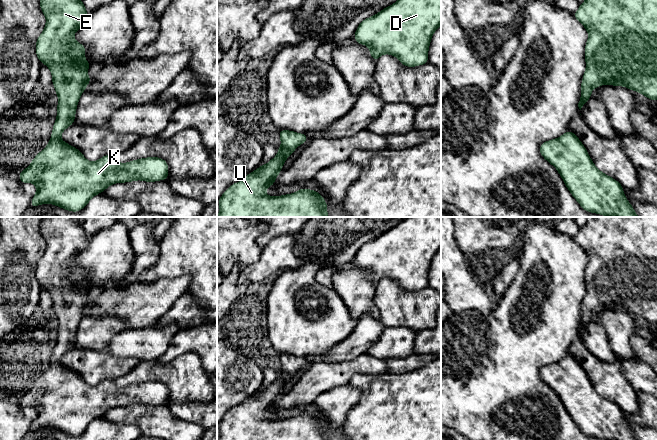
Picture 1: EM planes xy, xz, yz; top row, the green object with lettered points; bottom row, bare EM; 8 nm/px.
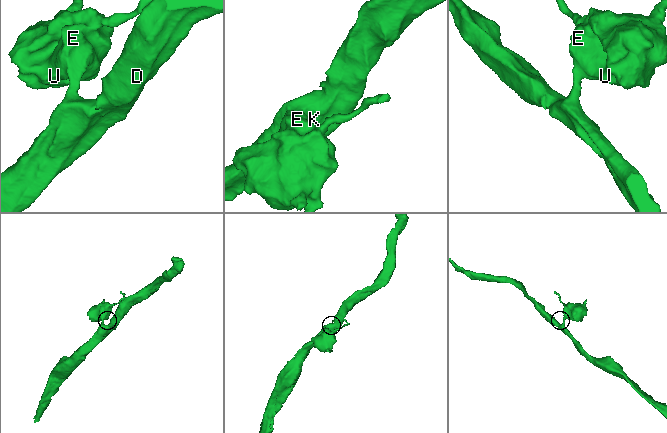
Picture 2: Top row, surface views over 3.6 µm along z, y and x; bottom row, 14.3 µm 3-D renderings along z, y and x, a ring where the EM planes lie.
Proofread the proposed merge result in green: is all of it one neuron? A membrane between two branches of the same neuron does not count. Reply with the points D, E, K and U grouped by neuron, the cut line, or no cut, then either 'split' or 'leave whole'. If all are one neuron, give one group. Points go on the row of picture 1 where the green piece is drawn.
groups D E K U; cut none; leave whole

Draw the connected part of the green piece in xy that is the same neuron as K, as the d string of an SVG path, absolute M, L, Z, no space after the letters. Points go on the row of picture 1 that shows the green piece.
M40 0L40 8L46 17L46 25L36 42L36 55L41 63L45 64L51 71L52 83L59 98L57 105L57 118L55 120L50 142L38 153L31 164L19 172L21 183L34 183L36 194L30 206L35 207L44 203L50 203L61 207L64 210L77 212L82 210L88 202L97 194L102 193L106 188L115 183L132 182L142 180L155 182L168 179L168 163L158 157L147 157L133 160L127 163L118 163L115 156L104 155L95 162L88 161L83 154L75 147L61 140L62 132L74 123L77 104L80 96L91 81L87 70L90 63L85 60L85 46L78 43L74 38L74 33L88 23L87 11L82 0Z

